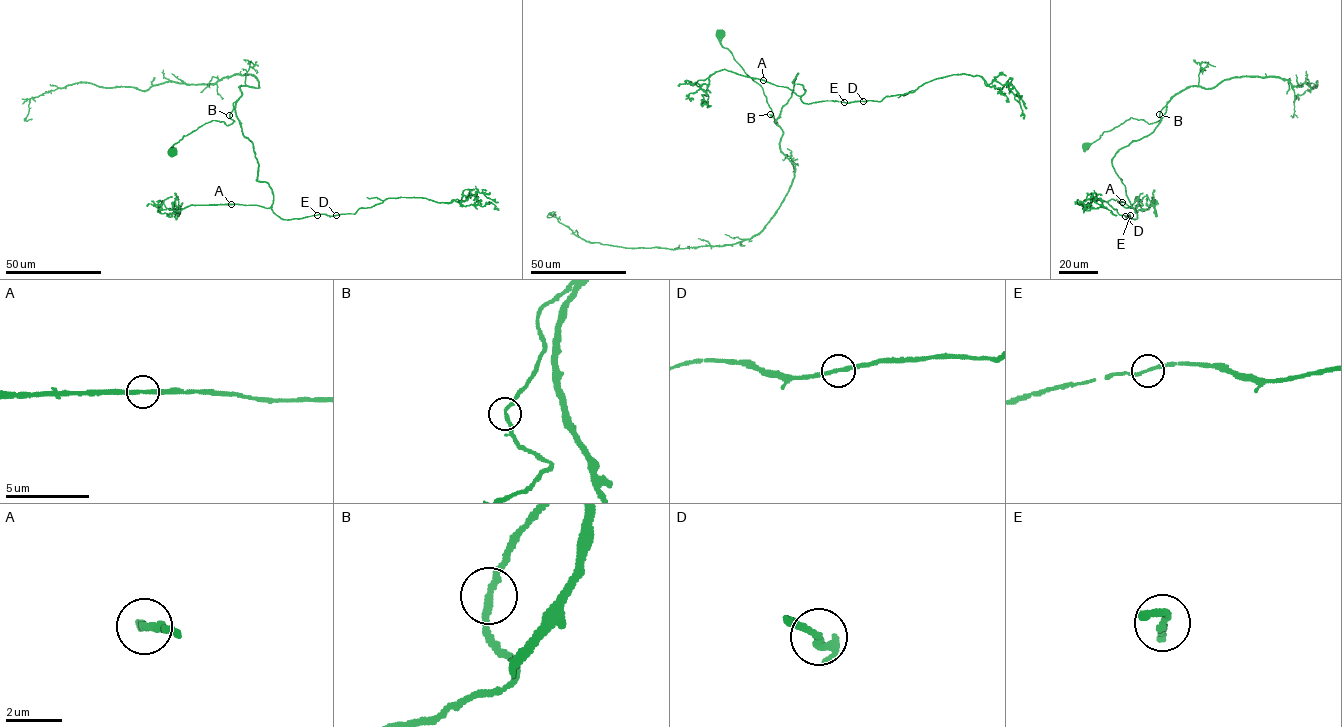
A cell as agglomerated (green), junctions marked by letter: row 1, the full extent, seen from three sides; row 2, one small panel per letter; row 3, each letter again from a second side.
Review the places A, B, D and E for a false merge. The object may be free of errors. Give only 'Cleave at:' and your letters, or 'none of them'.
Cleave at: none of them

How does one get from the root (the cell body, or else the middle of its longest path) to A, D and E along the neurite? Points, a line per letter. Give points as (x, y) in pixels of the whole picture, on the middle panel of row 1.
A: (719, 32), (720, 43), (762, 88), (776, 124), (798, 73), (793, 82), (805, 91), (798, 95), (763, 80)
D: (719, 32), (720, 43), (762, 88), (776, 124), (798, 73), (793, 82), (803, 86), (803, 102), (863, 101)
E: (719, 32), (720, 43), (762, 88), (776, 124), (798, 73), (793, 82), (803, 86), (803, 102), (844, 102)

